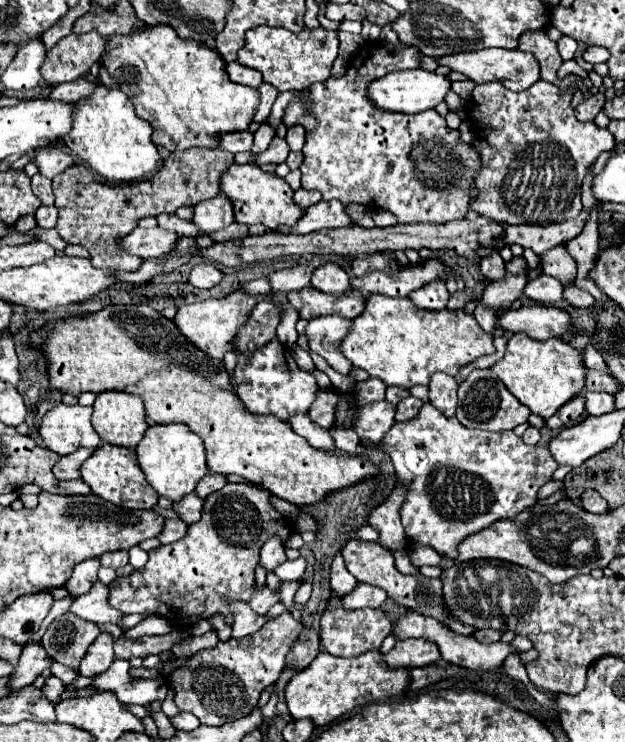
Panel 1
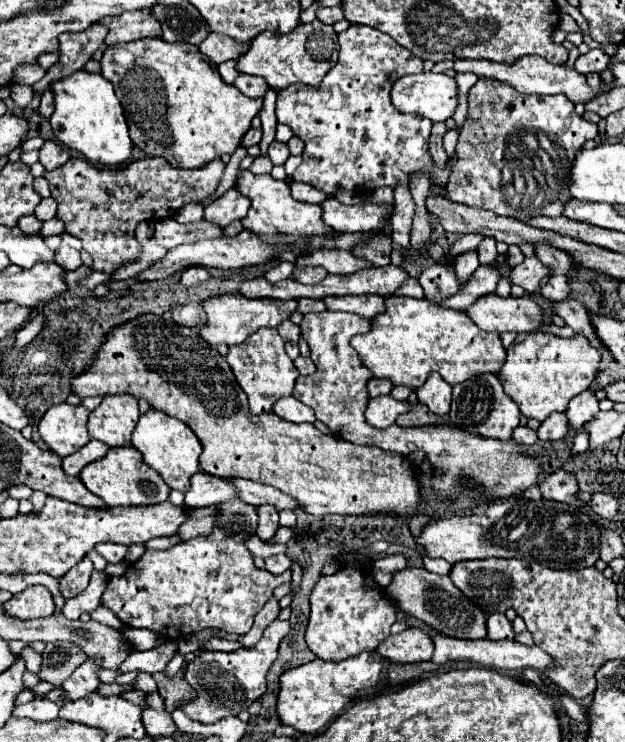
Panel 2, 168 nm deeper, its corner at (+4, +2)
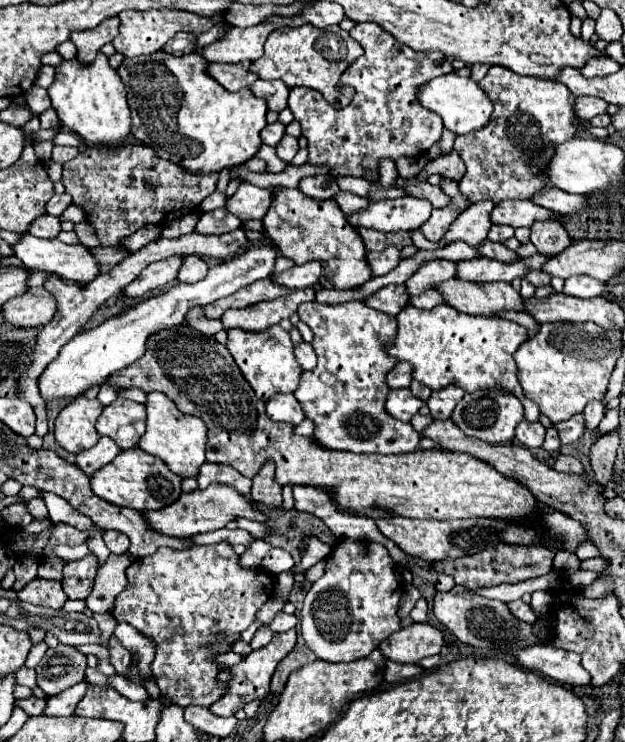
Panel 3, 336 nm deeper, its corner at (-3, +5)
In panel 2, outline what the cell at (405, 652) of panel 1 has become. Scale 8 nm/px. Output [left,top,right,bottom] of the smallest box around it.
[376,628,434,662]

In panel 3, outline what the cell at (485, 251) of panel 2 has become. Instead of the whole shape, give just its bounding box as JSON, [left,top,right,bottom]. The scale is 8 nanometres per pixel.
[487,225,513,243]

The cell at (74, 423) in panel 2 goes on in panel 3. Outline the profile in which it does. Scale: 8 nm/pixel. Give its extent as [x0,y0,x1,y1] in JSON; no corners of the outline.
[53,395,103,453]

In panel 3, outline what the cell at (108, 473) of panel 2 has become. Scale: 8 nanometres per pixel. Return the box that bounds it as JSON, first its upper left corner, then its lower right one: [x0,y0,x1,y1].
[91,447,181,511]

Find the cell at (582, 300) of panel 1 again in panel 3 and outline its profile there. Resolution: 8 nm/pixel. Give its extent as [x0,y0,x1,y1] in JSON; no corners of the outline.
[531,219,573,257]

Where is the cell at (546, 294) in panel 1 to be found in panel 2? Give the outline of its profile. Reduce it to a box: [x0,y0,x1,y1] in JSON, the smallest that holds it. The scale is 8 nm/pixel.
[540,276,570,302]

